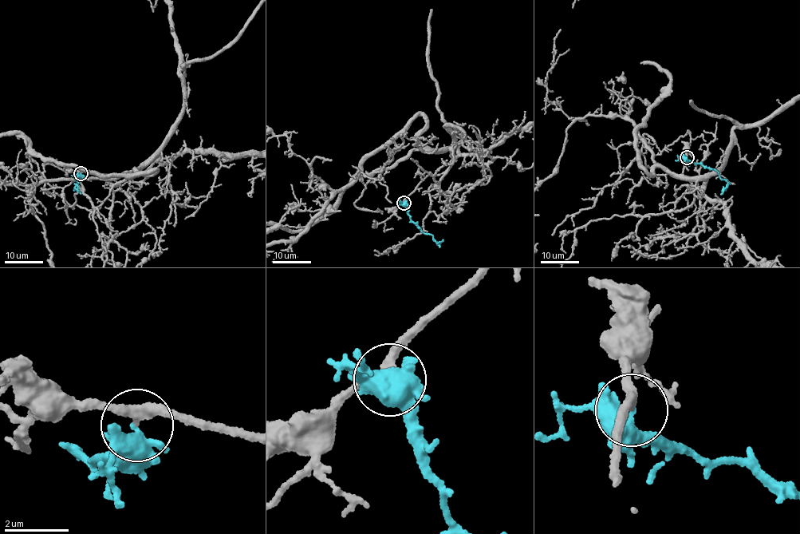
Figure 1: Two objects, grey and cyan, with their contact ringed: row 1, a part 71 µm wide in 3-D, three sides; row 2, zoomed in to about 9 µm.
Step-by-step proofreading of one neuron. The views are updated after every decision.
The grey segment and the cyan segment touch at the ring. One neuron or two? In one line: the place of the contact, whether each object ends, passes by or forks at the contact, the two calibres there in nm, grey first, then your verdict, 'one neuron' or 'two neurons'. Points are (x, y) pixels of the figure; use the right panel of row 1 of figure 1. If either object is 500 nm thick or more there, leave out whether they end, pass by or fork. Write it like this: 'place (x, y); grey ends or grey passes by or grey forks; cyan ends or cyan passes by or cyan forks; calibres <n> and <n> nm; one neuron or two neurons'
place (687, 157); calibres 240 and 600 nm; one neuron

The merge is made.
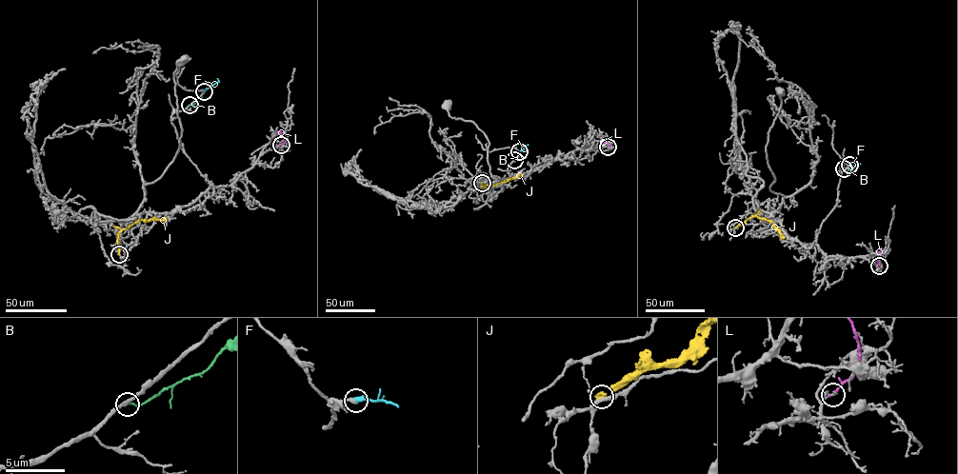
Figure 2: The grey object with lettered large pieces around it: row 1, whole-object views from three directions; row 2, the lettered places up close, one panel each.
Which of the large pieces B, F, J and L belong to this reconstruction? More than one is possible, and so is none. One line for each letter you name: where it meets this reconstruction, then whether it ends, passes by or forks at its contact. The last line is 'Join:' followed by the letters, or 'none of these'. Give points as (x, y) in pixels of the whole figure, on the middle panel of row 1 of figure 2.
F: contact (519, 151); it ends
Join: F

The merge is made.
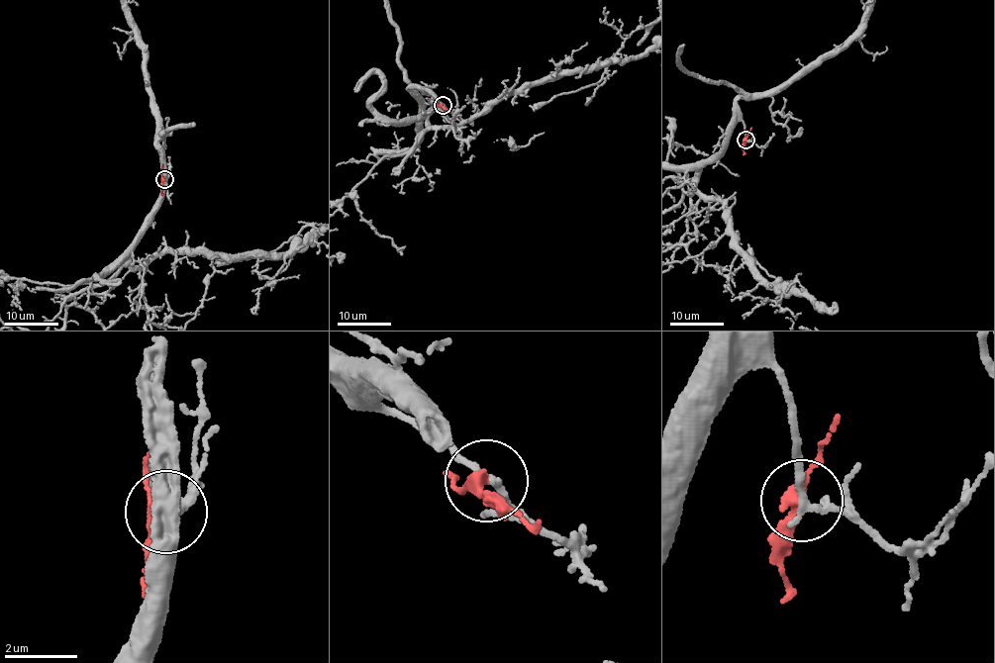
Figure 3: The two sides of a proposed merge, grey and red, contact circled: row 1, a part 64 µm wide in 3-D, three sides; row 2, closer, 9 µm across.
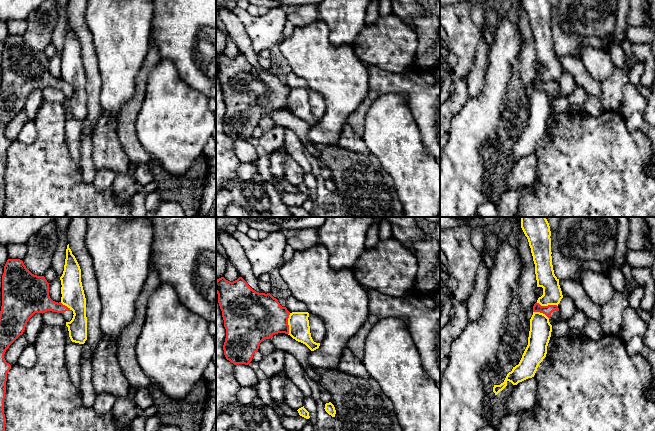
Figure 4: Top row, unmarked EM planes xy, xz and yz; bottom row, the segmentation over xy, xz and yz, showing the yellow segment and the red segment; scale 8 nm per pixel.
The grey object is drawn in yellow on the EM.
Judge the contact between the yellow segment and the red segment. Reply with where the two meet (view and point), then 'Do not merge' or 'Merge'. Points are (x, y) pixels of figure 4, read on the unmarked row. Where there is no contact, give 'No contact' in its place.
Touches yellow at xz (288, 100). Do not merge

